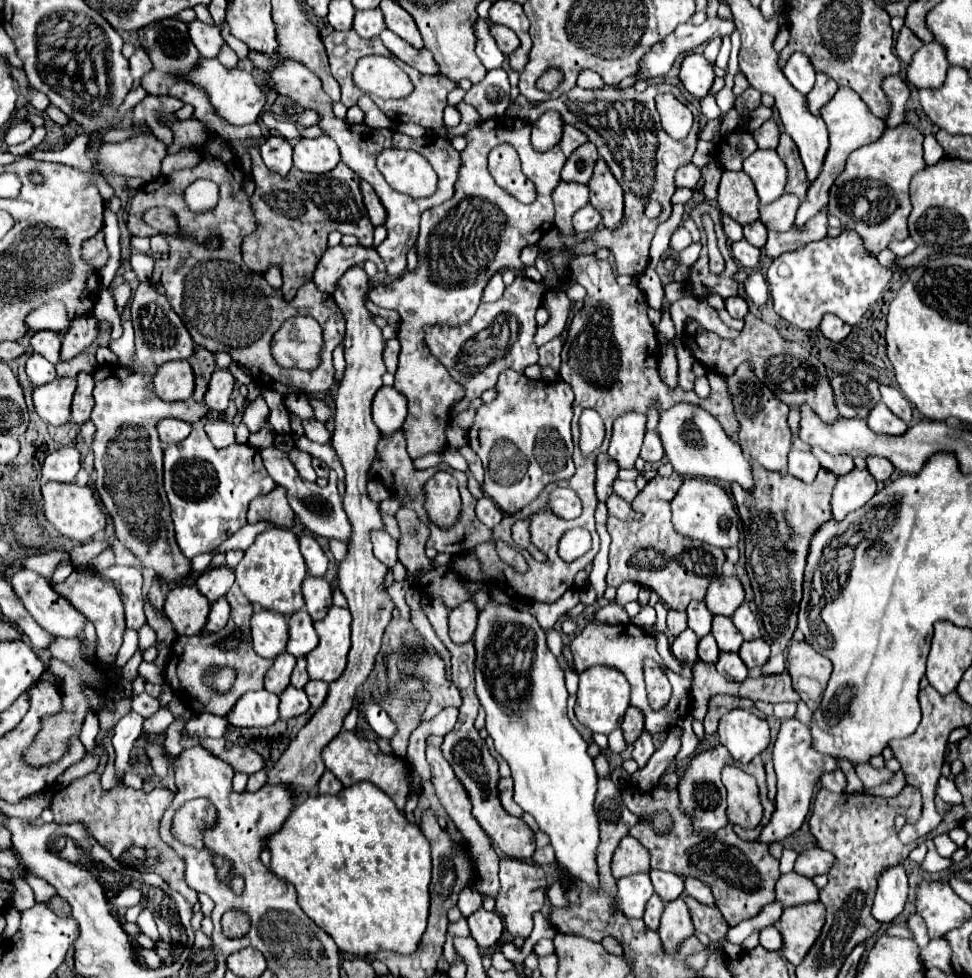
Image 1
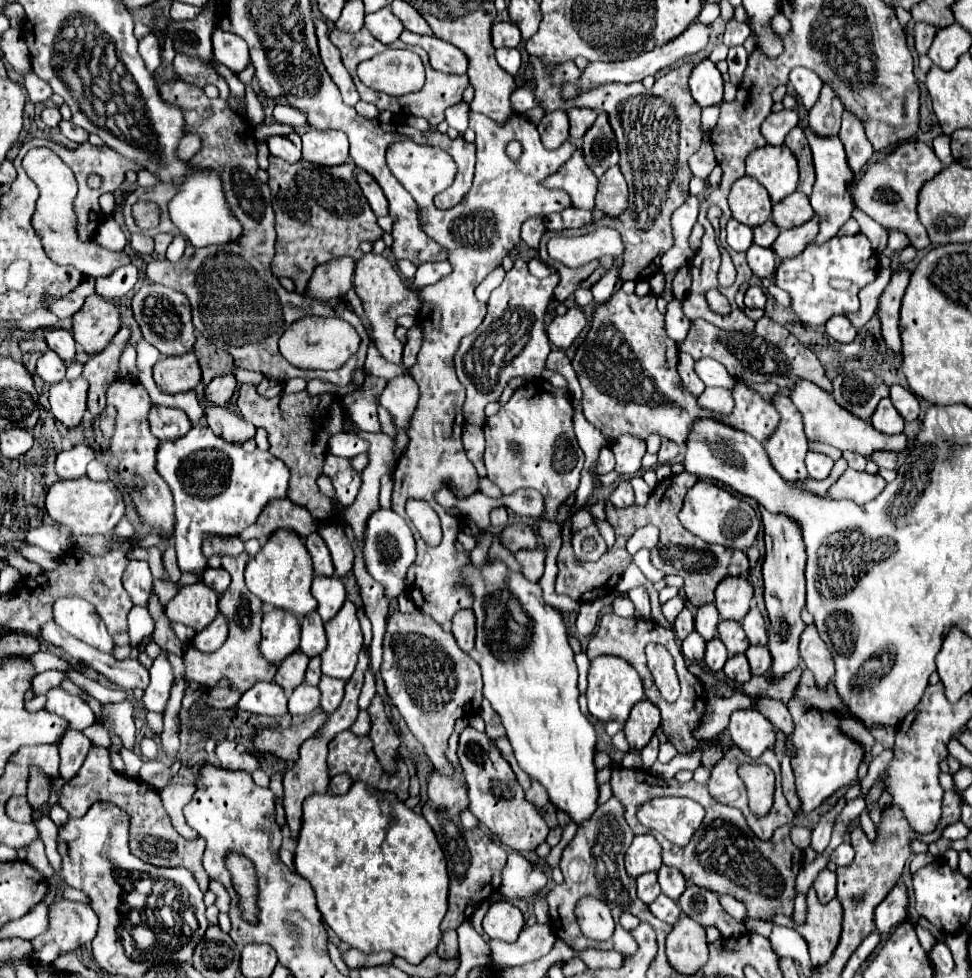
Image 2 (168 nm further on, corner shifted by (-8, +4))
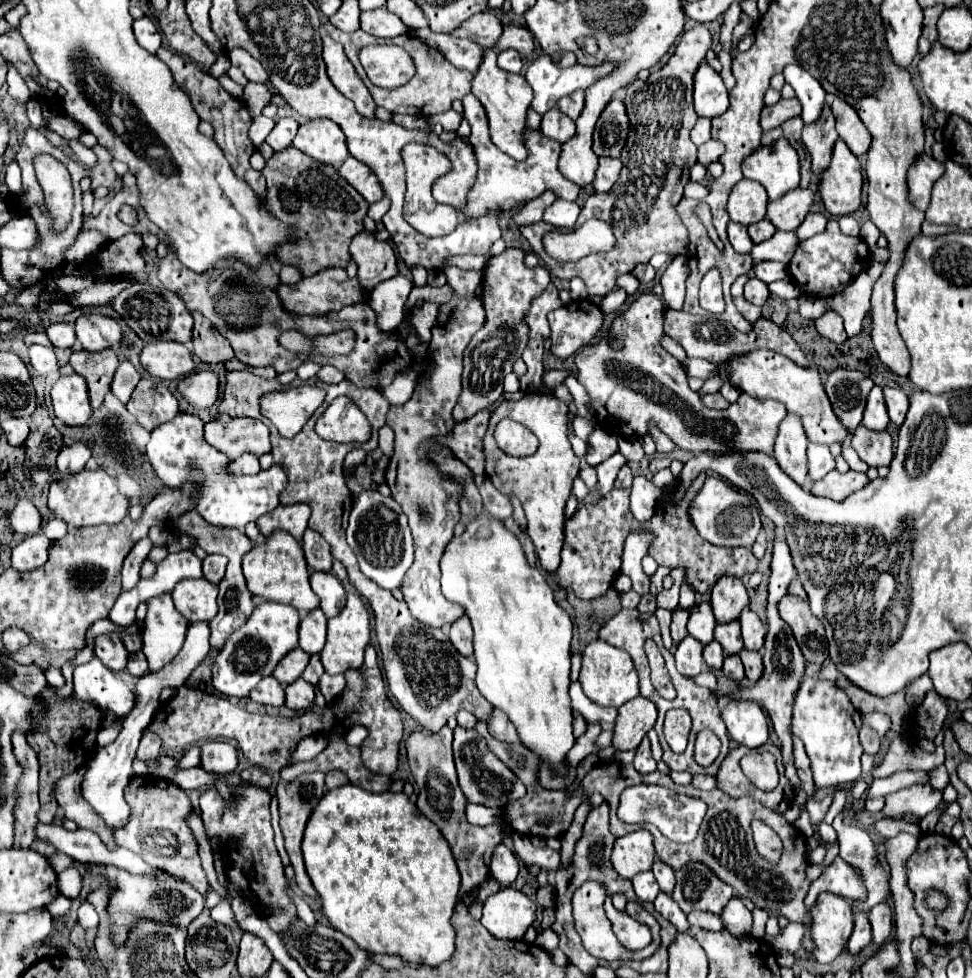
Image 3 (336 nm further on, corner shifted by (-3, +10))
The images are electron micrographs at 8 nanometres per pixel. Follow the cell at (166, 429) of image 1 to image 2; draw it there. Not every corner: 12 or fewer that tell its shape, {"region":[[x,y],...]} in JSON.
{"region":[[152,406],[152,434],[176,440],[192,428],[186,412]]}

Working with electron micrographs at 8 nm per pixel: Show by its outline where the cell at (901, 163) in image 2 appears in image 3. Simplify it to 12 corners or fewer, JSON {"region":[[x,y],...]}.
{"region":[[923,154],[907,174],[909,198],[927,210],[945,166]]}

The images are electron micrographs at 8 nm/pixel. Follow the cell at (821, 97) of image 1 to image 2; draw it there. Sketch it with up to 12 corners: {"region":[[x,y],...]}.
{"region":[[824,84],[808,114],[810,130],[838,134],[844,104]]}

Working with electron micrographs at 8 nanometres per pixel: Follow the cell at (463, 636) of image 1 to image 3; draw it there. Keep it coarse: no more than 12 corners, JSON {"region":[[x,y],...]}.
{"region":[[467,616],[451,624],[449,640],[473,658],[473,630]]}

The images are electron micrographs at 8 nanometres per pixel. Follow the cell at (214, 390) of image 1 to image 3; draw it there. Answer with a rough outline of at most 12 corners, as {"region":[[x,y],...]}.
{"region":[[193,372],[179,380],[181,396],[195,408],[211,408],[219,378]]}

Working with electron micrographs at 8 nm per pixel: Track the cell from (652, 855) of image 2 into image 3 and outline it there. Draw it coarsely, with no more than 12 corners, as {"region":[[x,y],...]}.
{"region":[[641,828],[617,838],[611,858],[623,878],[651,870],[653,836]]}

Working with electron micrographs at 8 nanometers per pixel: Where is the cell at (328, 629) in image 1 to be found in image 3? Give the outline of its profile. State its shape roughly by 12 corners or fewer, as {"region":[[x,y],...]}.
{"region":[[347,594],[329,620],[321,662],[327,674],[363,664],[371,640],[369,612]]}

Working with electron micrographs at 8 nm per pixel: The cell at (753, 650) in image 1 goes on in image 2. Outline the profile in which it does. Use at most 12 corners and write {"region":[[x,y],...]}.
{"region":[[750,646],[746,658],[752,674],[766,674],[772,664],[766,646]]}

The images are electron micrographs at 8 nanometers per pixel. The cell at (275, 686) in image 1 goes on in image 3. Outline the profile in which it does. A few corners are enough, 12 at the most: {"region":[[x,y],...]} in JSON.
{"region":[[293,648],[275,668],[273,676],[285,686],[295,682],[309,654]]}

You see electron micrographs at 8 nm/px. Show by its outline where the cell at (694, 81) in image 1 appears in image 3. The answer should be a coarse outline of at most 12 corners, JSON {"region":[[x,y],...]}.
{"region":[[703,62],[695,74],[695,112],[717,118],[729,108],[721,76]]}

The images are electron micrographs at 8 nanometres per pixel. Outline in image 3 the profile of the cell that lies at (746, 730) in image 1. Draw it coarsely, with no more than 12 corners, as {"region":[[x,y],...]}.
{"region":[[731,700],[721,718],[729,736],[759,748],[769,726],[757,702]]}

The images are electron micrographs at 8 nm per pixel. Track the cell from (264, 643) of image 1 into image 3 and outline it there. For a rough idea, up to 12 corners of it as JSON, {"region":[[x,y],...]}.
{"region":[[261,602],[225,640],[211,686],[245,698],[297,646],[293,606]]}

